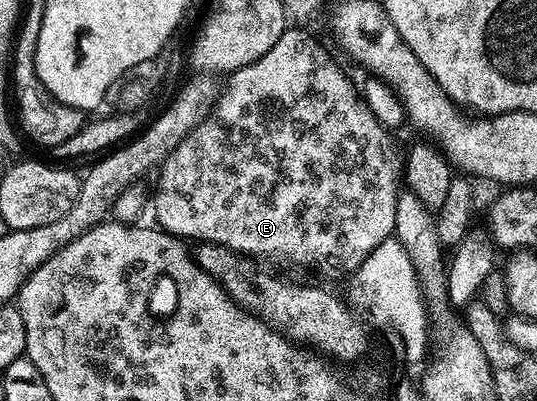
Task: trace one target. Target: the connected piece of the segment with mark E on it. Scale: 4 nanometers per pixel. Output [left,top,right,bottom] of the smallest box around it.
[156,28,398,278]

